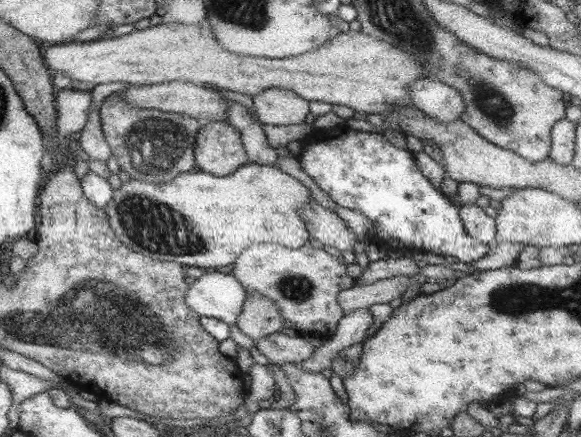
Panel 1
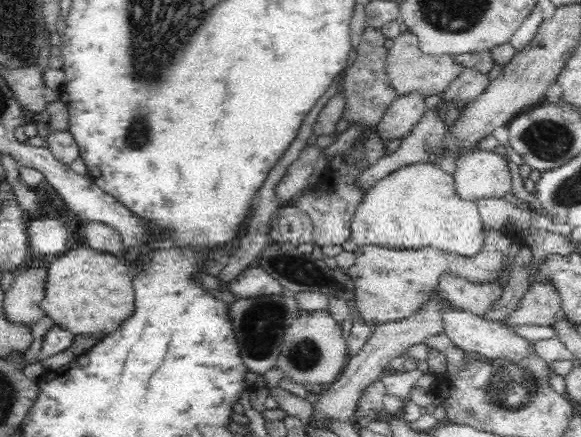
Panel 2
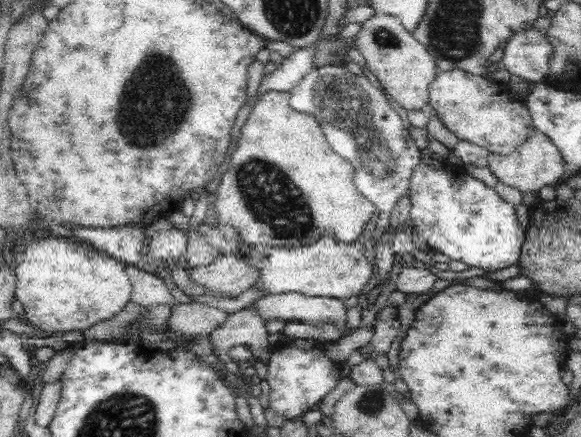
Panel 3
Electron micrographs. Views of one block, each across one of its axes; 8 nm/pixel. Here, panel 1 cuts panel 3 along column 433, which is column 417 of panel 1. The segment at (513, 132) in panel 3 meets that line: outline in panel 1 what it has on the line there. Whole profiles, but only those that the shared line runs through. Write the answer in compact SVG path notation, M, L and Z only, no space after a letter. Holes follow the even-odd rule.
M433 78L421 79L409 85L409 106L438 122L450 123L466 112L464 97L452 85Z

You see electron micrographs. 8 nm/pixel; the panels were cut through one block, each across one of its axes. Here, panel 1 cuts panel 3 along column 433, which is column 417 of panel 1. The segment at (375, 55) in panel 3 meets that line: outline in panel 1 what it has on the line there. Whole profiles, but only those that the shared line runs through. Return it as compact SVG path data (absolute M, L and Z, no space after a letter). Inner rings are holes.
M206 19L193 25L184 23L161 23L150 25L146 29L135 29L124 36L111 39L99 38L97 41L70 42L62 45L54 45L46 51L44 56L46 66L55 73L66 73L72 81L92 83L94 86L112 82L126 82L130 85L154 85L165 84L173 81L189 81L201 87L225 88L256 96L268 88L290 89L298 96L305 97L307 101L319 100L328 104L348 106L355 111L381 114L392 112L392 108L408 105L410 93L408 86L421 79L432 78L426 73L426 68L420 59L410 55L402 49L394 47L386 41L355 31L354 33L336 34L334 39L324 43L313 51L304 55L290 57L288 59L267 59L264 57L251 57L239 55L224 49L216 41L213 28Z

